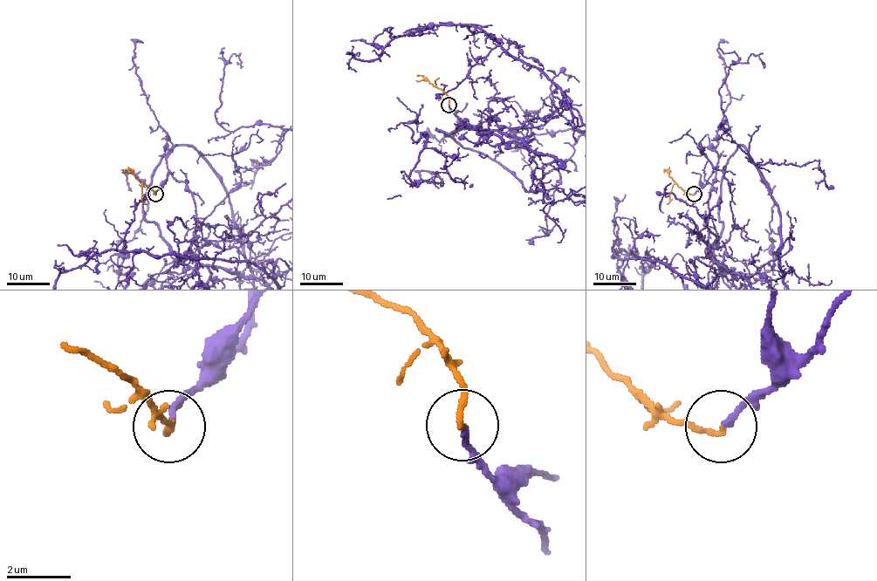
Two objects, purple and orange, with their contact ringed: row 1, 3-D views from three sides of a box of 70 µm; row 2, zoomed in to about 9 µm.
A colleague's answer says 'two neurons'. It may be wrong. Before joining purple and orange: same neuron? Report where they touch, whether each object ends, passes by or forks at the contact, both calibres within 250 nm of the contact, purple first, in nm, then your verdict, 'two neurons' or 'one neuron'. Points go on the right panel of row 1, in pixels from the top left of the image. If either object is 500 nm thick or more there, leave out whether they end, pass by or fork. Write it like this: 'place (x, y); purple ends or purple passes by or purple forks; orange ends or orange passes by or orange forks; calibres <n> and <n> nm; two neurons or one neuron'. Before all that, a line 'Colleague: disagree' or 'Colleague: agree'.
Colleague: disagree
place (694, 194); purple ends; orange ends; calibres 170 and 170 nm; one neuron

